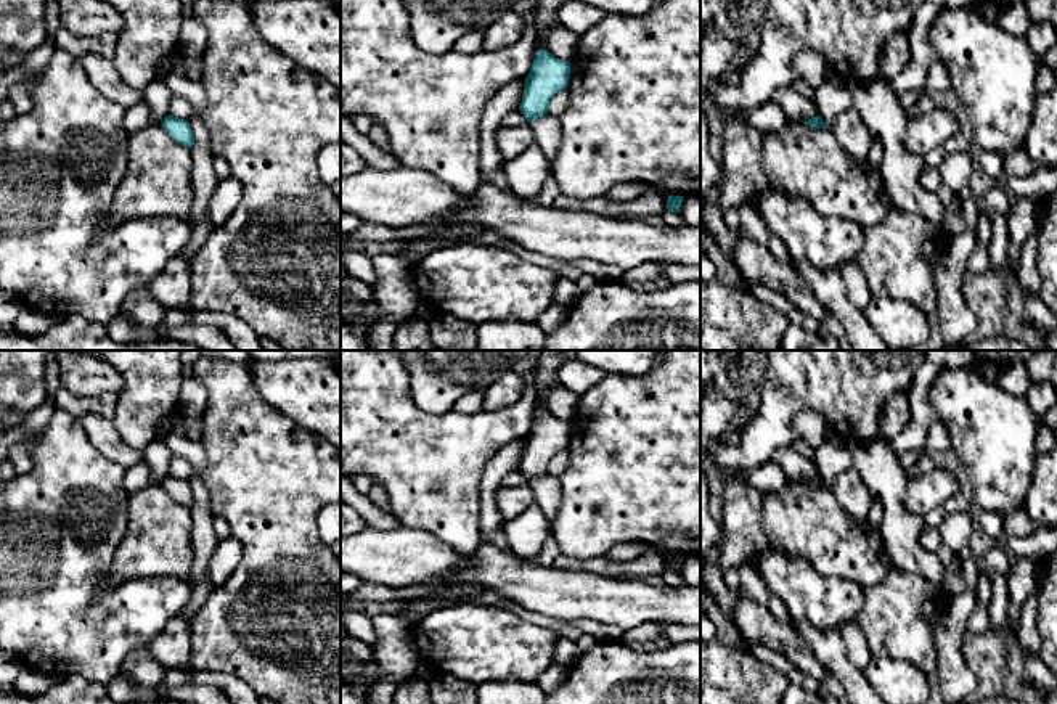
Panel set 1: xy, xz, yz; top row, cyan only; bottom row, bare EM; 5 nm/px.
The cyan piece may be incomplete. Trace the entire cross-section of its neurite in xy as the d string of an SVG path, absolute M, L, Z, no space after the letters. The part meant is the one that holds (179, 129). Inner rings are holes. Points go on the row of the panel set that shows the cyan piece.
M165 116L161 127L182 146L191 149L194 145L194 135L188 121Z

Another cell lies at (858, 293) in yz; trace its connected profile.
M845 262L840 265L839 272L843 276L848 299L853 305L866 309L871 301L874 301L872 293L867 288L867 280L856 262Z

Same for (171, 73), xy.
M175 51L159 63L156 77L175 95L185 98L193 108L194 116L190 127L194 135L194 145L190 149L193 156L193 185L194 199L188 219L193 223L193 236L183 248L180 257L190 260L206 243L212 231L207 206L220 182L214 172L214 154L210 149L209 132L204 125L204 90L199 80L190 79L183 71L183 56Z

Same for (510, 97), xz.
M516 79L506 84L485 106L480 117L480 143L479 167L482 182L492 182L493 174L504 164L495 140L496 130L503 125L503 119L519 109L525 80Z

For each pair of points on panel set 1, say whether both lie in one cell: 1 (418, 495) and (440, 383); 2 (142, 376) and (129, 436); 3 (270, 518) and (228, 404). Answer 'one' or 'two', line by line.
1: two
2: one
3: one

